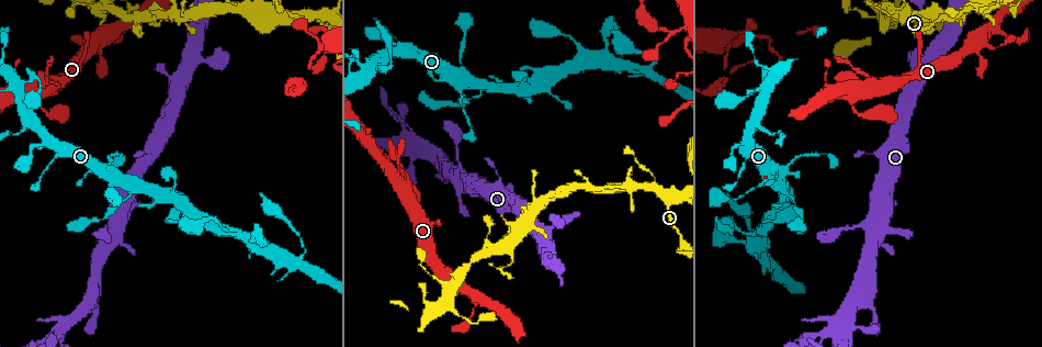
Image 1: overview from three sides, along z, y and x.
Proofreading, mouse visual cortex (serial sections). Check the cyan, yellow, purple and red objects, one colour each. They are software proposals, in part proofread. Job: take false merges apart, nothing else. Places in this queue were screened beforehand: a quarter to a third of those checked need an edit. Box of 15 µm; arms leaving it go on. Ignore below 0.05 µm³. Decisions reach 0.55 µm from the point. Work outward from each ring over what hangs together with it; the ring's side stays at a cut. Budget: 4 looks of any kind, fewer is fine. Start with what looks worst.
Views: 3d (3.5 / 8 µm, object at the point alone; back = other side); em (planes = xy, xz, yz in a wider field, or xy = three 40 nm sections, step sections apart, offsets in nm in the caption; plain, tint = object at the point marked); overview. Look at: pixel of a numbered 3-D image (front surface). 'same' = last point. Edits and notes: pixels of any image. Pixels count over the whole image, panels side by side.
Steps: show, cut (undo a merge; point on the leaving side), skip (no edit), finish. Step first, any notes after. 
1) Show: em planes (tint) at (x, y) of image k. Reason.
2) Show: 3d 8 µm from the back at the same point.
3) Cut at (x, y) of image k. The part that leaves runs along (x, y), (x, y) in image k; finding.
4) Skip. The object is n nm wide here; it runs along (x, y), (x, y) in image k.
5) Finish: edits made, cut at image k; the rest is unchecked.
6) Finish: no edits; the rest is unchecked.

Show: 3d 8 µm at (102, 175) of image 1. Sudden change in width.

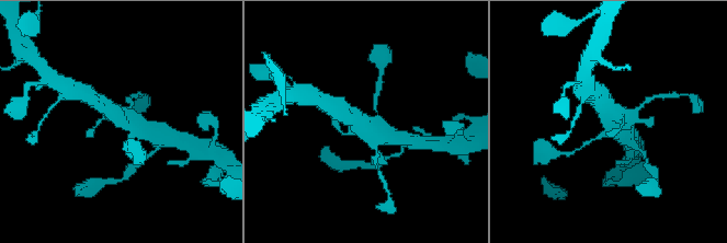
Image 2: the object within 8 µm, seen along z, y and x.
Show: 3d 3.5 µm at (612, 122) of image 2. Zoom in.

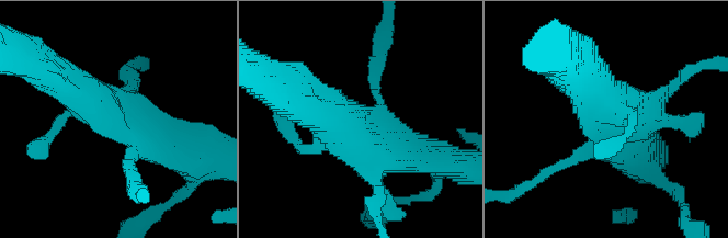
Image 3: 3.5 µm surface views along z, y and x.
Skip. It runs along (287, 91), (374, 158), (398, 158) in image 3; all the same cell.

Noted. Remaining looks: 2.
Show: 3d 3.5 µm at (416, 146) of image 1. Looks like a crossing.

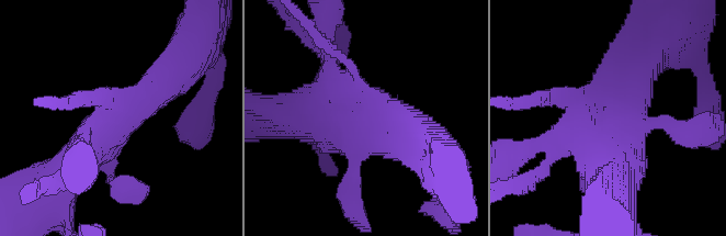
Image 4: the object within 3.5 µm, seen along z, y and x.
Show: em xy step 1 (tint) at (120, 119) of image 4. Now the EM.

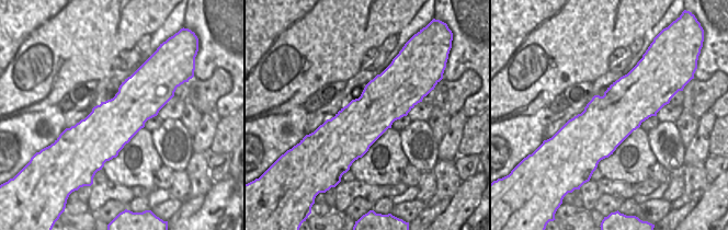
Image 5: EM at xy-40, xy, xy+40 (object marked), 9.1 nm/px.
Skip. It runs along (176, 70), (102, 137), (84, 145) in image 4; one cell here.

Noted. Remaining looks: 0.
Finish: no edits; the rest is unchecked.

